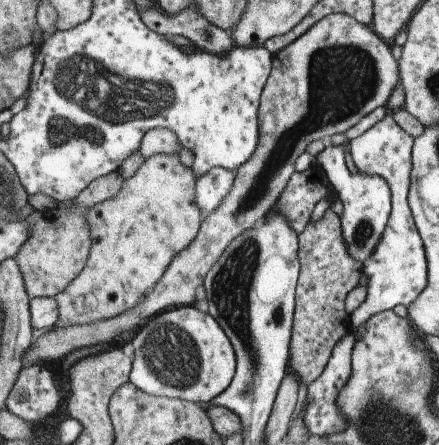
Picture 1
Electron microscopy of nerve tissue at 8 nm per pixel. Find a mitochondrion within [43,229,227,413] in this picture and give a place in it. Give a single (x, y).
(170, 353)

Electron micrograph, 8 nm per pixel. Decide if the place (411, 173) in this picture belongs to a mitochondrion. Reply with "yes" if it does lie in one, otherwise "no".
no

